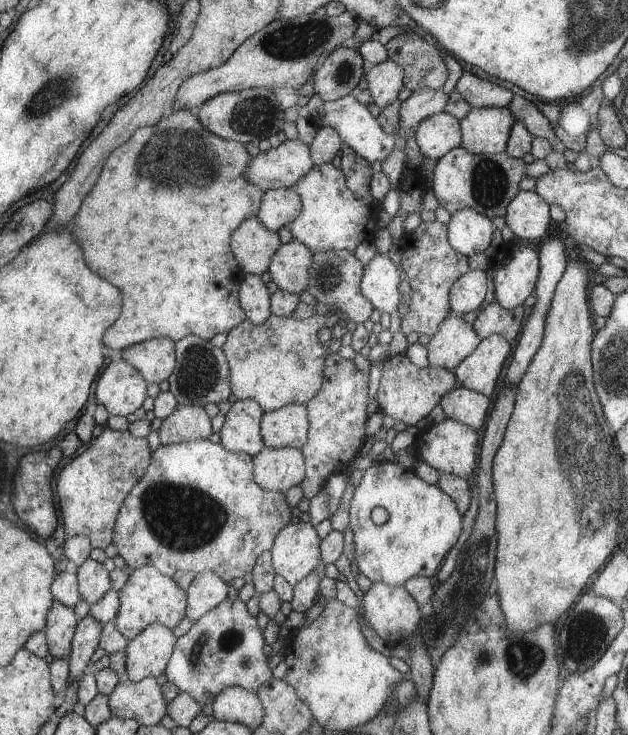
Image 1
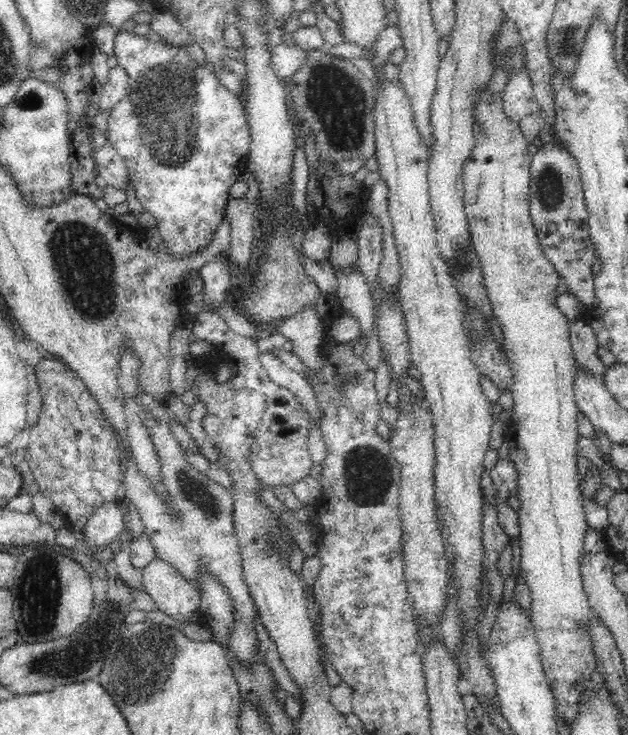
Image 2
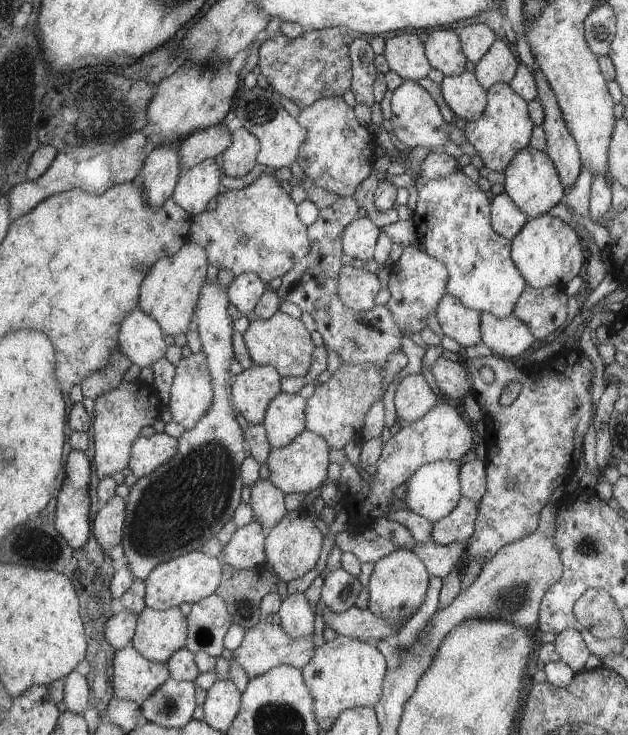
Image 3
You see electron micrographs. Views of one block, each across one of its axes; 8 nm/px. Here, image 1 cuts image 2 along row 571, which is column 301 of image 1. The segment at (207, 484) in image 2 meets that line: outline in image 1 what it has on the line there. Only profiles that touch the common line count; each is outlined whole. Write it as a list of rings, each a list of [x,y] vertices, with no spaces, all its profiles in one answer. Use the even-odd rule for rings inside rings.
[[[332,162],[314,164],[293,189],[302,198],[302,211],[288,228],[293,238],[307,245],[314,254],[330,250],[353,252],[362,242],[374,242],[378,230],[374,212],[348,189],[342,170],[332,166]]]

